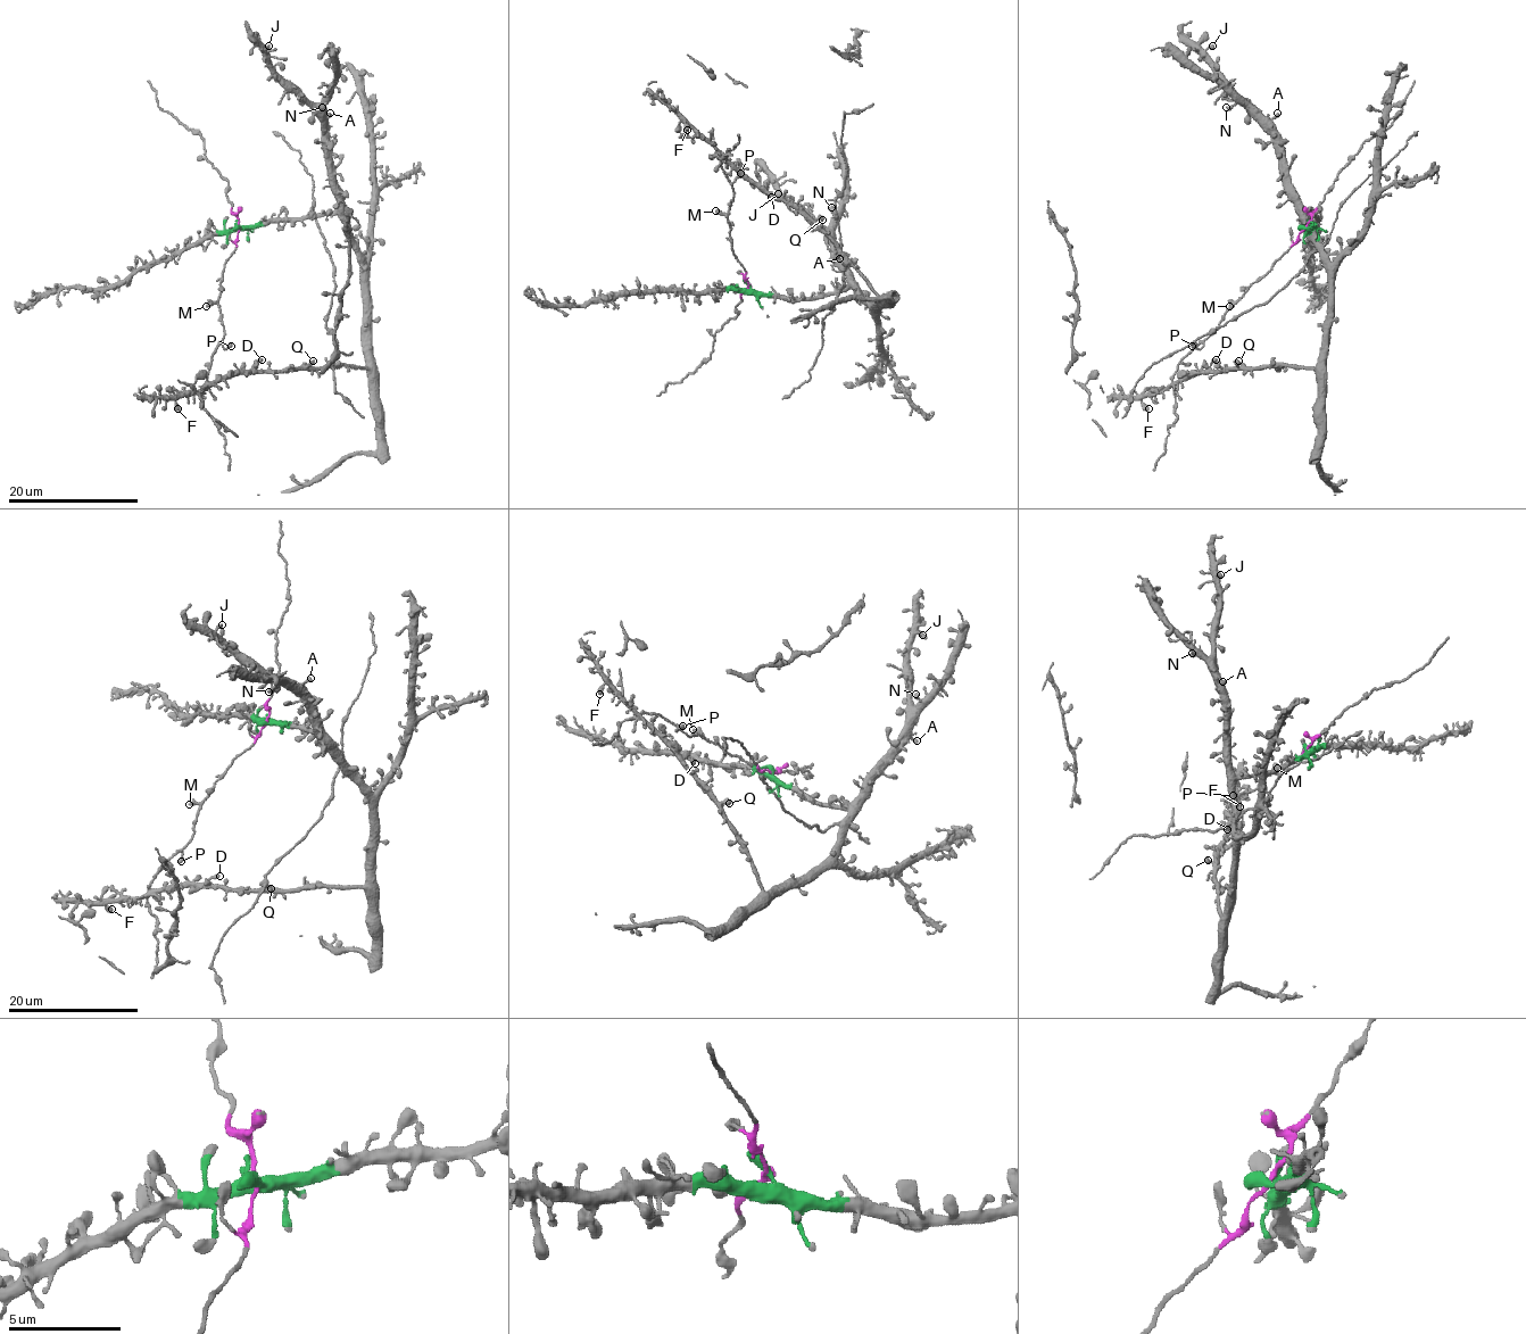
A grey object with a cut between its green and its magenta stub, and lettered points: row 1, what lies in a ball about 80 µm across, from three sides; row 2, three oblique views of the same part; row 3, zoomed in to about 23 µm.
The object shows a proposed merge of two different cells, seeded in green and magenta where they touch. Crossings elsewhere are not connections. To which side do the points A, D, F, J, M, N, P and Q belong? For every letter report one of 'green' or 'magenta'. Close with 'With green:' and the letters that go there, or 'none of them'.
A: green
D: green
F: green
J: green
M: magenta
N: green
P: magenta
Q: green
With green: A, D, F, J, N, Q

